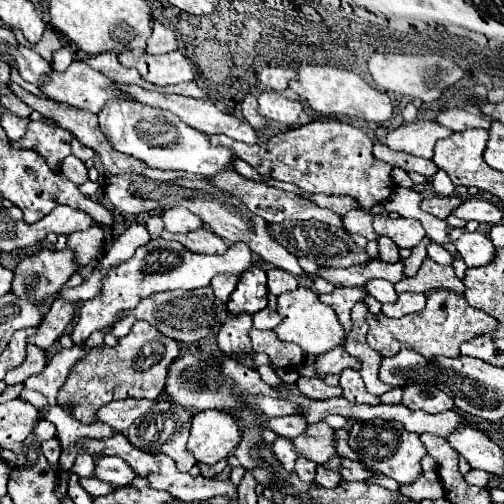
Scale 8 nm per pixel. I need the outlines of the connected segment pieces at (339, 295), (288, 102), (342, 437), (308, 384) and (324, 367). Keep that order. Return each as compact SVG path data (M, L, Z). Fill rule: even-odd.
M339 287L339 289L335 289L329 295L319 295L319 299L329 305L329 307L333 307L333 311L337 313L337 319L343 325L345 335L347 335L351 331L351 317L349 317L351 315L351 307L355 303L363 301L367 295L369 293L363 287Z
M265 91L259 95L257 99L259 103L259 115L263 115L269 121L275 121L279 125L297 125L303 113L303 105L301 101L285 95L285 93L277 93L277 91Z
M337 429L335 431L335 451L337 451L337 455L341 457L347 457L347 459L357 459L357 455L355 455L355 451L351 451L351 447L347 445L347 437L349 437L349 433L345 431L345 429Z
M299 377L297 387L303 395L307 395L309 399L331 399L331 397L341 397L343 393L339 391L339 387L329 387L323 383L323 379L315 377L315 379L305 379Z
M339 345L339 347L335 347L335 349L331 349L331 351L323 353L323 355L319 355L315 365L317 365L317 375L319 375L319 377L325 377L327 373L337 373L337 375L339 375L339 373L341 373L343 369L347 369L347 367L351 367L351 369L355 369L355 371L361 369L359 359L357 359L357 357L351 357L351 355L345 351L343 345Z

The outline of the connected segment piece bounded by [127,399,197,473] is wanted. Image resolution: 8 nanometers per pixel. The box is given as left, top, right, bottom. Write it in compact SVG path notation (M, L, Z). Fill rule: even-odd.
M161 399L151 407L151 411L147 415L143 415L139 421L135 421L129 427L127 437L129 437L131 445L137 447L137 449L143 449L147 453L165 453L165 455L169 455L171 459L175 459L179 471L187 473L197 463L191 457L191 453L185 453L185 441L187 441L185 431L189 431L189 427L191 427L191 417L193 417L193 413L187 411L185 407L181 407L177 403L171 403L167 399Z

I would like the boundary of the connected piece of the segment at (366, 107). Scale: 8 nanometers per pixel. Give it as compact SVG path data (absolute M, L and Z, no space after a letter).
M303 65L299 67L299 79L289 83L289 89L293 89L301 99L307 101L307 105L321 113L321 115L347 115L357 117L365 121L387 121L393 113L393 105L387 93L381 93L367 85L357 73L331 67L331 65Z

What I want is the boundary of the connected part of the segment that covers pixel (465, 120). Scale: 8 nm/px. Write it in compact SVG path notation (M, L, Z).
M449 109L435 117L435 121L447 125L451 131L465 131L465 129L491 129L491 119L481 113L469 113L465 109Z

